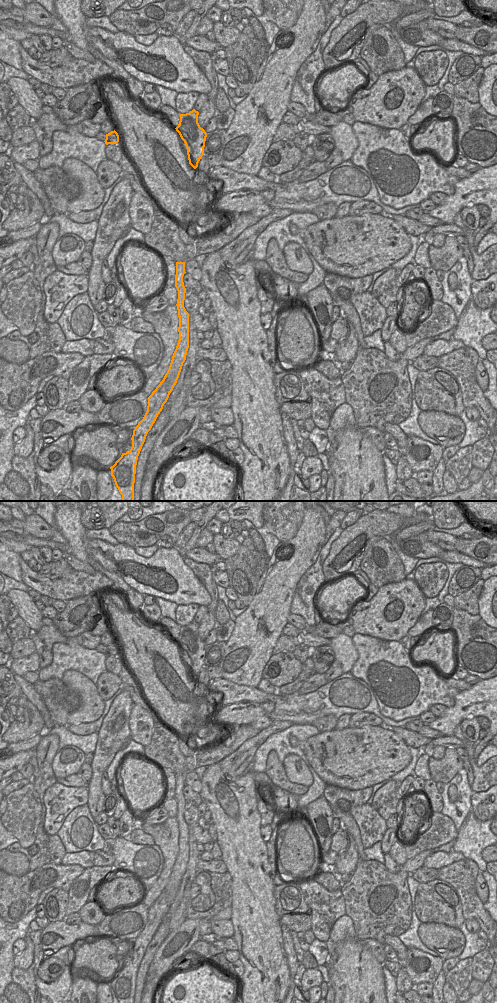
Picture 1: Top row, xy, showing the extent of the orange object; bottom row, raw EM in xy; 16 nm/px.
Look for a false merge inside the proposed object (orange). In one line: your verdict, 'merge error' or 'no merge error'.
merge error

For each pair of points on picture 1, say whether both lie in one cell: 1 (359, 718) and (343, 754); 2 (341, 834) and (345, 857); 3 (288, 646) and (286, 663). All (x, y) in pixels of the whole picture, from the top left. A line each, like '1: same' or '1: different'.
1: different
2: different
3: different

